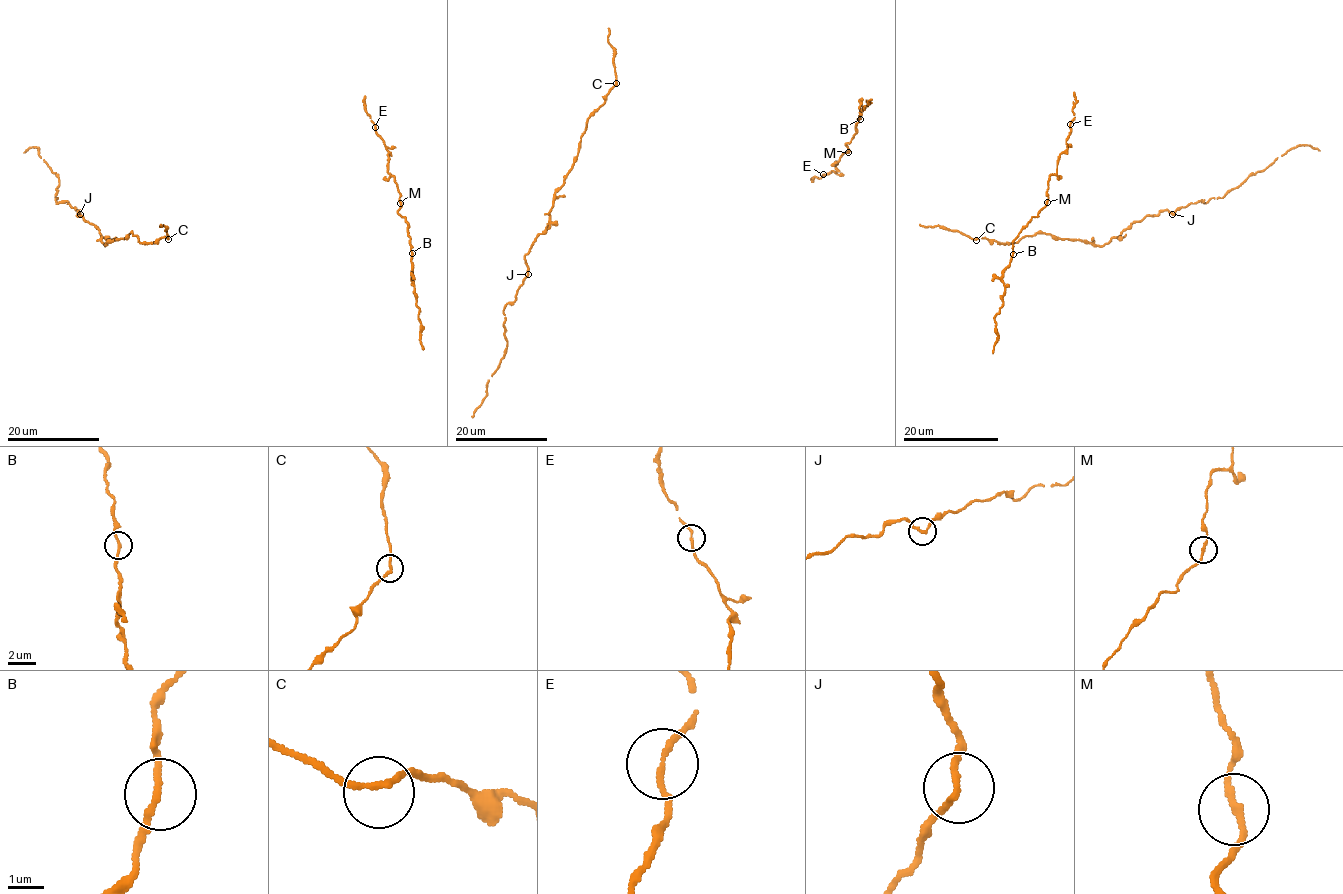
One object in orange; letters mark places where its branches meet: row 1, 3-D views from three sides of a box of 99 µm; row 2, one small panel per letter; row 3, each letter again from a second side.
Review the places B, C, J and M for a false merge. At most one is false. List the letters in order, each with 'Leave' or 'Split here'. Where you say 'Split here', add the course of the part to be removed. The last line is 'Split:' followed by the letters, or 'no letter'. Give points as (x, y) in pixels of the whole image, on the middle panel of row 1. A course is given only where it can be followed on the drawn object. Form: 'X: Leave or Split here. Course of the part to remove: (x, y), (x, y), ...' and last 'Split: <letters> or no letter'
B: Leave
C: Leave
J: Leave
M: Leave
Split: no letter

